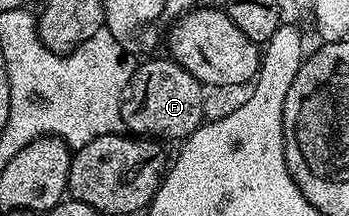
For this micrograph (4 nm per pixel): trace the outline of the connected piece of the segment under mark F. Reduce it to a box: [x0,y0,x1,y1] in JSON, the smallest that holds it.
[121,57,206,140]

